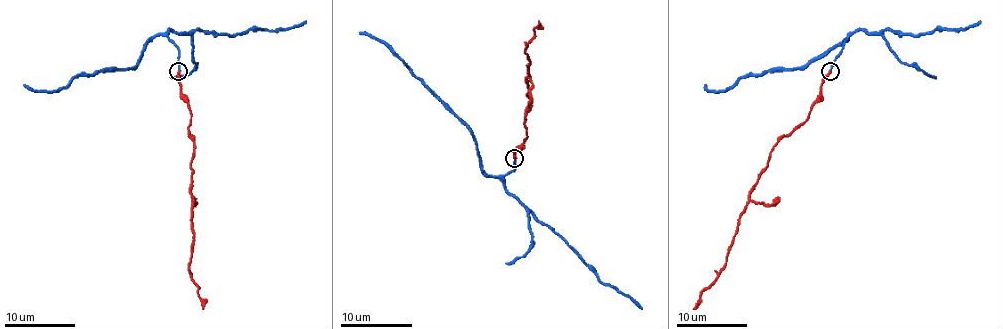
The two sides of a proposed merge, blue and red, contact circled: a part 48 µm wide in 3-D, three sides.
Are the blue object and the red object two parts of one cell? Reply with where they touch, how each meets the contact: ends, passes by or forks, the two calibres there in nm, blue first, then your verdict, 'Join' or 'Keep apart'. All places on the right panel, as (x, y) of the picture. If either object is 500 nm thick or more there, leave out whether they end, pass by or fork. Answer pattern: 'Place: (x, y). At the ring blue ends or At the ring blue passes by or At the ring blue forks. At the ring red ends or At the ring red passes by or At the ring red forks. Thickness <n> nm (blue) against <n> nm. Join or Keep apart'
Place: (830, 71). At the ring blue ends. At the ring red ends. Thickness 170 nm (blue) against 240 nm. Join

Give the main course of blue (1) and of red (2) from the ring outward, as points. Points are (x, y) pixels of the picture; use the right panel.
1: (829, 72), (847, 36), (803, 66), (748, 73), (723, 91), (710, 91), (705, 84)
2: (829, 72), (808, 118), (773, 146), (767, 166), (741, 216), (725, 267), (693, 308)

